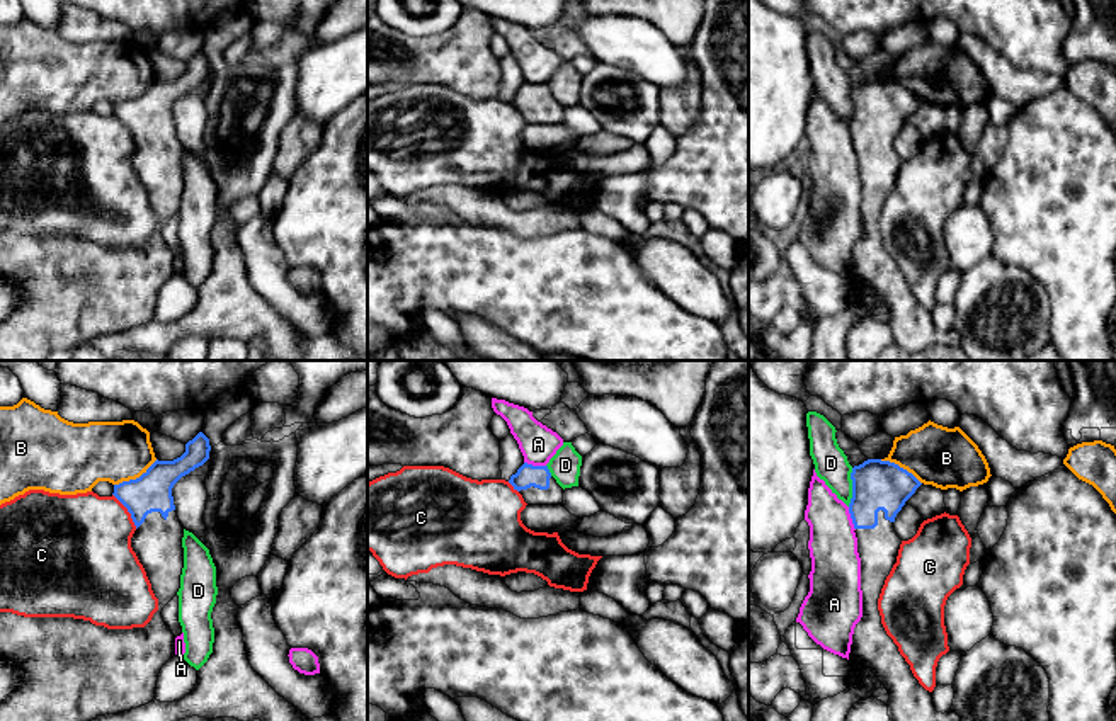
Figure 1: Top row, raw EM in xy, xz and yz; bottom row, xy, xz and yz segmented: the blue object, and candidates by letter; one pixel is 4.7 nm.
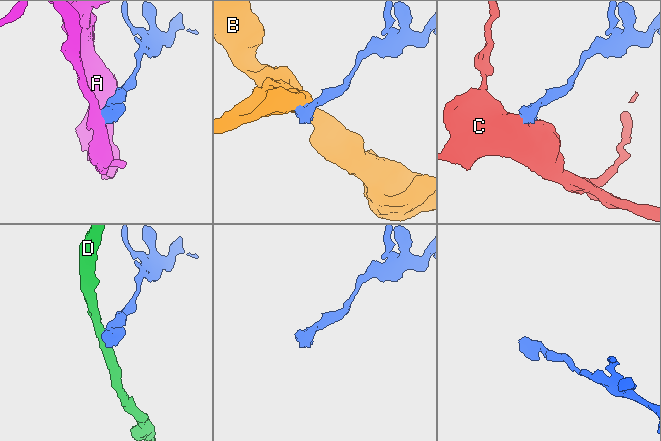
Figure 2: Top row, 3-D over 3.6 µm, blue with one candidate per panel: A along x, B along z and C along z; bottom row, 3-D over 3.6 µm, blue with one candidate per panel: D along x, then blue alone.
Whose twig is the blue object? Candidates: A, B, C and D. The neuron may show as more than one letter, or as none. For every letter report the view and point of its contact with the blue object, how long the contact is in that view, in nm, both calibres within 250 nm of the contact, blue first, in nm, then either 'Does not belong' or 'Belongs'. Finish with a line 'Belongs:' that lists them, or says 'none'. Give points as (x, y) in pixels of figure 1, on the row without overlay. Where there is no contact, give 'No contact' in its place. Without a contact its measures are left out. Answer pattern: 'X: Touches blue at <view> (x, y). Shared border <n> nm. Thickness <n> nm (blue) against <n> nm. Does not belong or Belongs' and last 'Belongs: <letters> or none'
A: Touches blue at yz (851, 136). Shared border 120 nm. Thickness 240 nm (blue) against 240 nm. Does not belong
B: Touches blue at xy (136, 97). Shared border 240 nm. Thickness 190 nm (blue) against 280 nm. Does not belong
C: Touches blue at xy (128, 130). Shared border 200 nm. Thickness 190 nm (blue) against 440 nm. Does not belong
D: Touches blue at yz (853, 106). Shared border 190 nm. Thickness 240 nm (blue) against 160 nm. Does not belong
Belongs: none

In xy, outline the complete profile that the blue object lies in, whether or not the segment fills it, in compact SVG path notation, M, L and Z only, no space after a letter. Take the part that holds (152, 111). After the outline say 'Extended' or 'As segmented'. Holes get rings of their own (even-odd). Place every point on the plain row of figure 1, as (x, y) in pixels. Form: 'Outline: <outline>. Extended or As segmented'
Outline: M199 51L185 63L185 71L174 80L155 80L140 97L114 104L114 116L128 128L136 150L131 167L143 184L151 209L158 218L158 230L145 247L107 248L90 240L73 236L24 236L0 231L0 275L14 279L24 291L24 303L0 321L0 360L46 360L61 349L77 349L97 335L131 330L151 321L162 286L175 275L175 255L162 236L163 226L177 214L184 187L184 146L177 136L174 104L209 78L209 58Z. Extended

